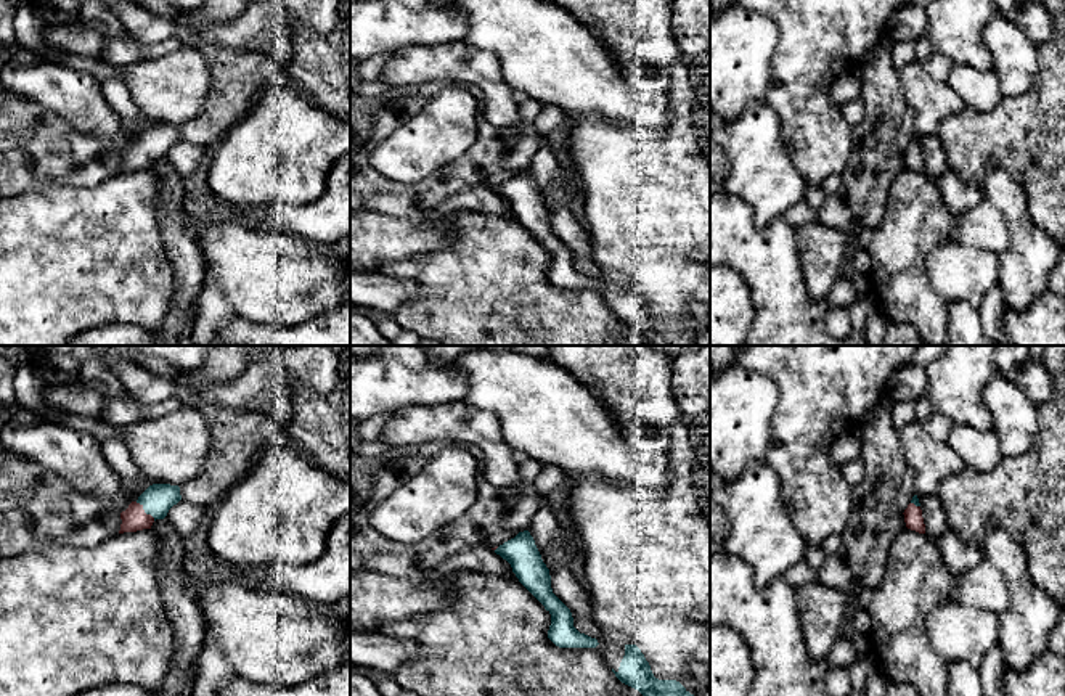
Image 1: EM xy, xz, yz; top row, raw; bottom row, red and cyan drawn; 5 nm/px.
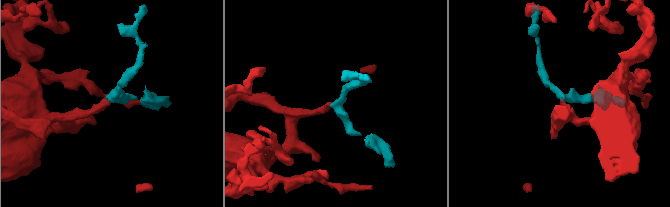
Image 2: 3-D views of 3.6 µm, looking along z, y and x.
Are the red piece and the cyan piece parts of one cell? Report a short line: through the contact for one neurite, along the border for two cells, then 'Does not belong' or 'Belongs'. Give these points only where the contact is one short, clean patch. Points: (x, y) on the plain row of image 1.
Line: xy (134, 158), (143, 151), (158, 139). Belongs

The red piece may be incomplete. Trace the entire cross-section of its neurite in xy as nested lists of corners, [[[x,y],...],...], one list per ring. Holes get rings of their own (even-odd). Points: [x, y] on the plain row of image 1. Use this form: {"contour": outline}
{"contour": [[[149,125],[137,141],[132,141],[129,148],[120,153],[122,164],[119,174],[151,169],[153,162],[156,159],[164,159],[169,149],[180,140],[178,125]]]}

